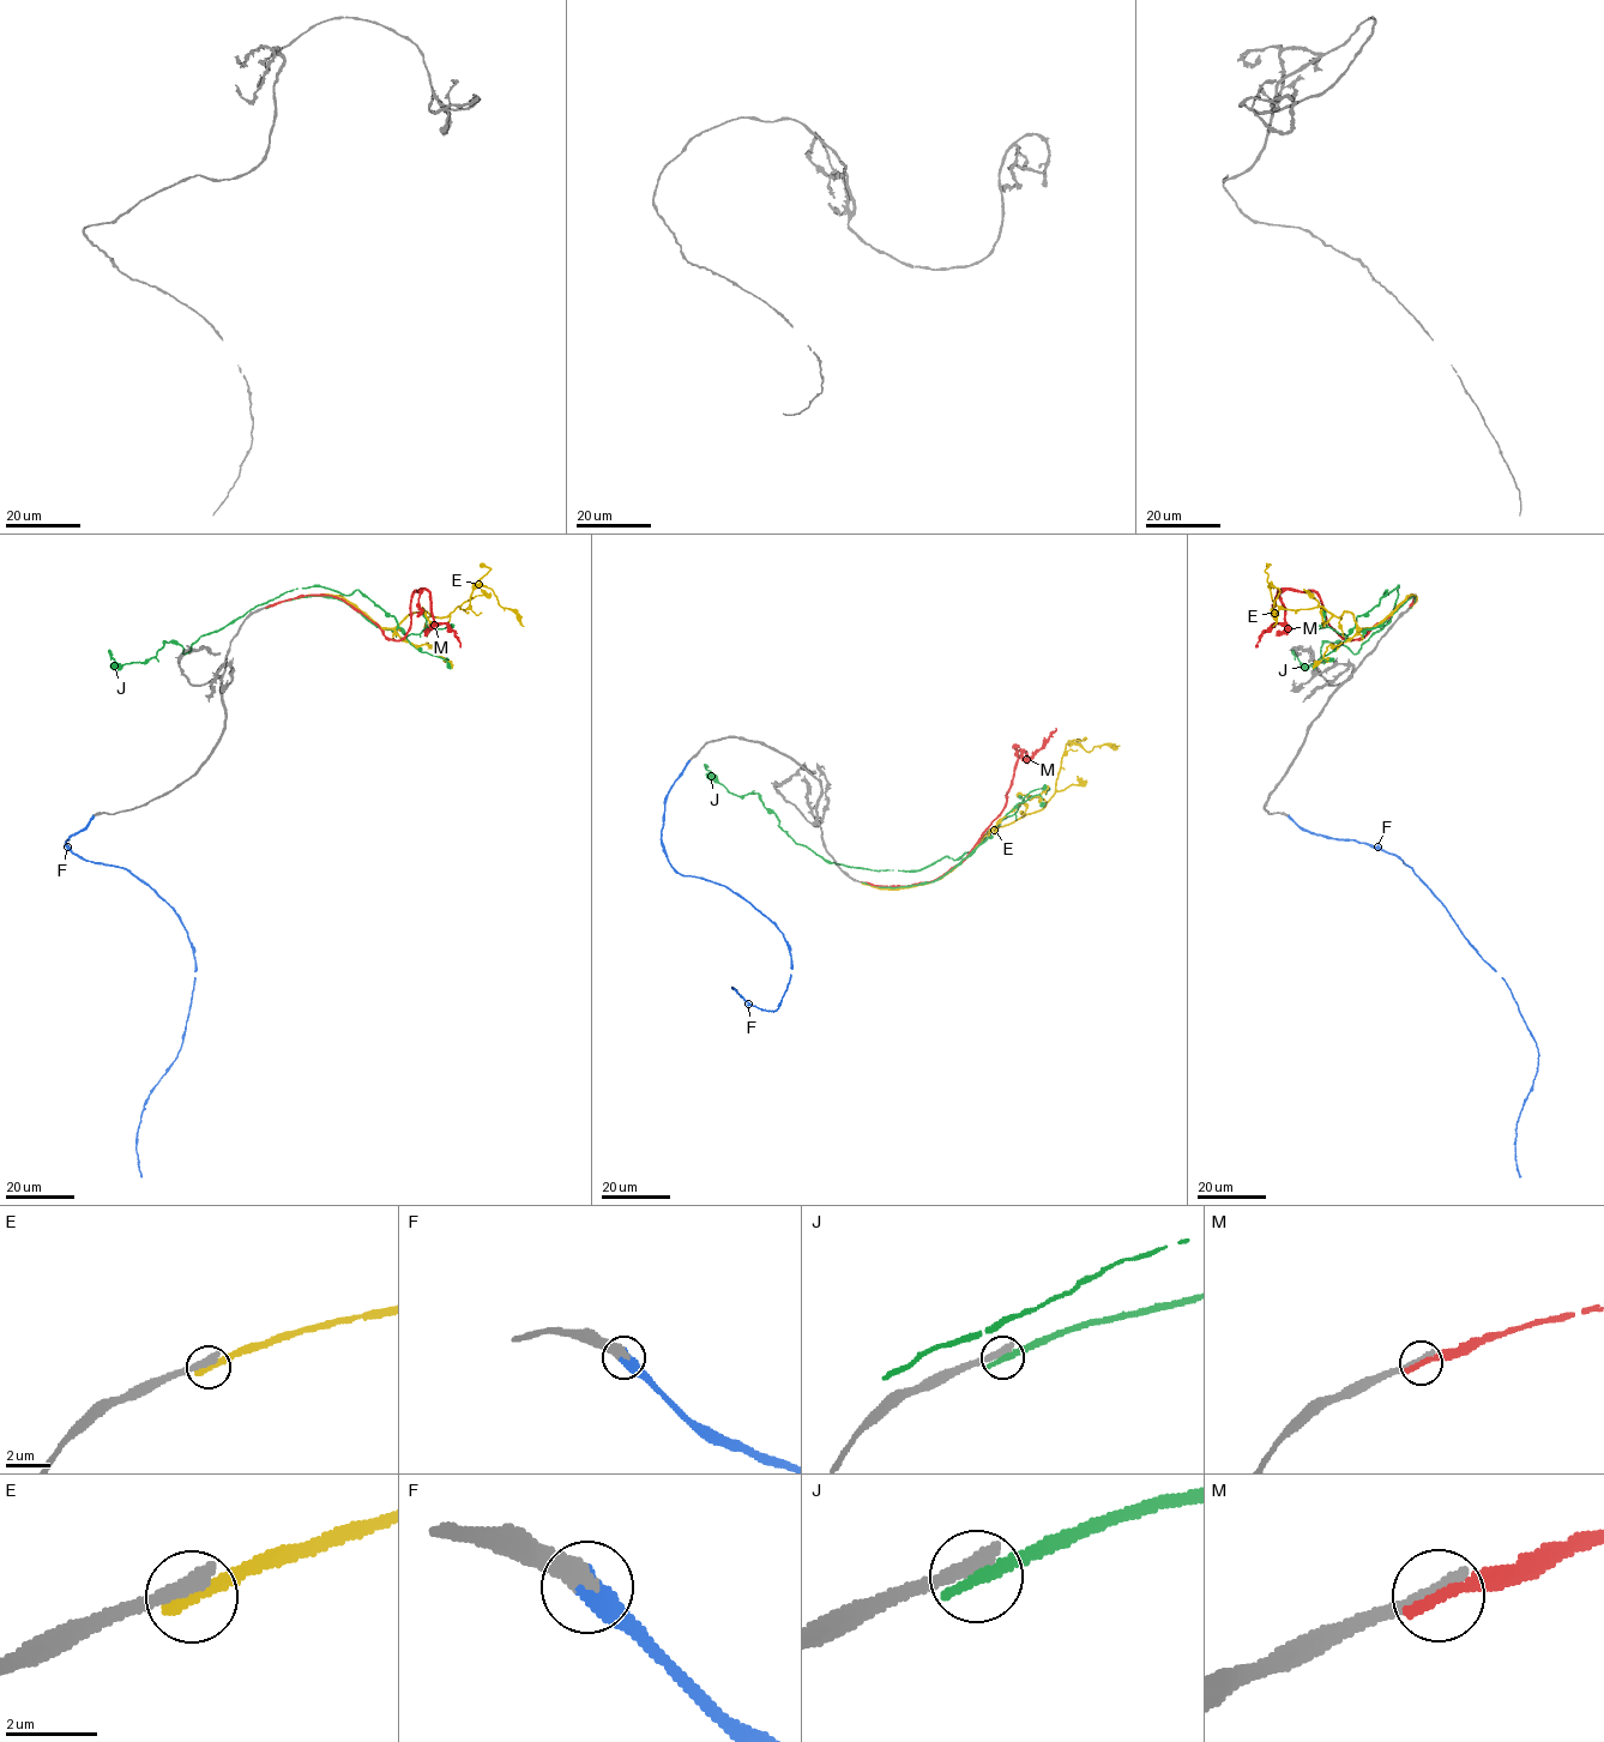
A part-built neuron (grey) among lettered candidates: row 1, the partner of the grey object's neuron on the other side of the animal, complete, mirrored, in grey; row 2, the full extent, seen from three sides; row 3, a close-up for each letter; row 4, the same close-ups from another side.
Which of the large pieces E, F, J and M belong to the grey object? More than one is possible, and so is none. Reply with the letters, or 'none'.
F

